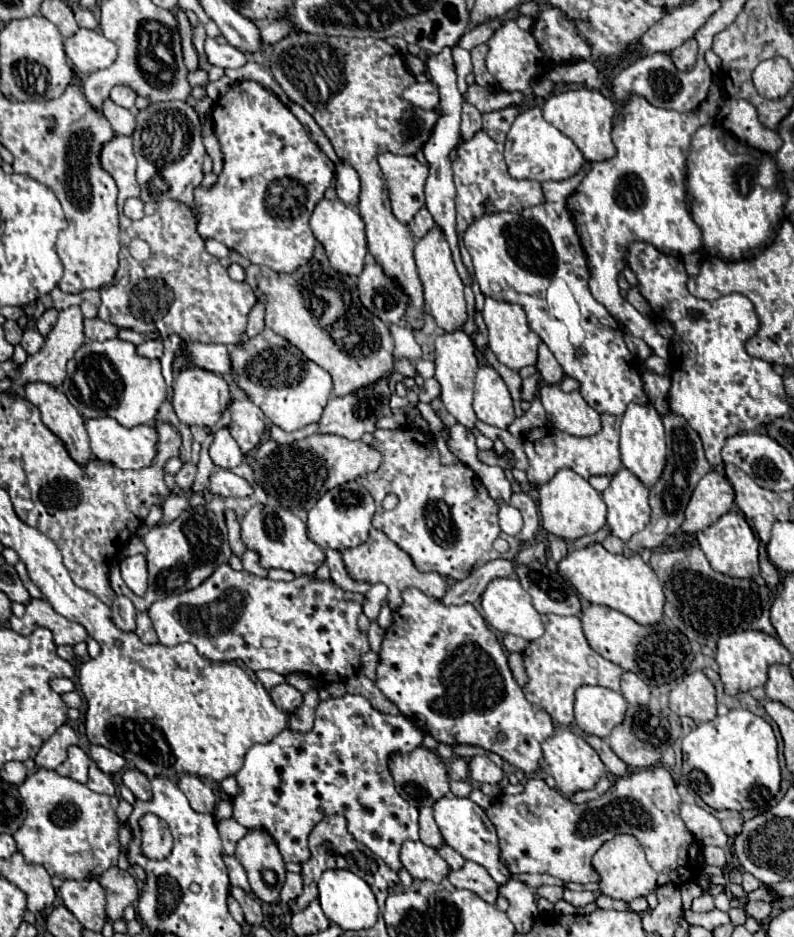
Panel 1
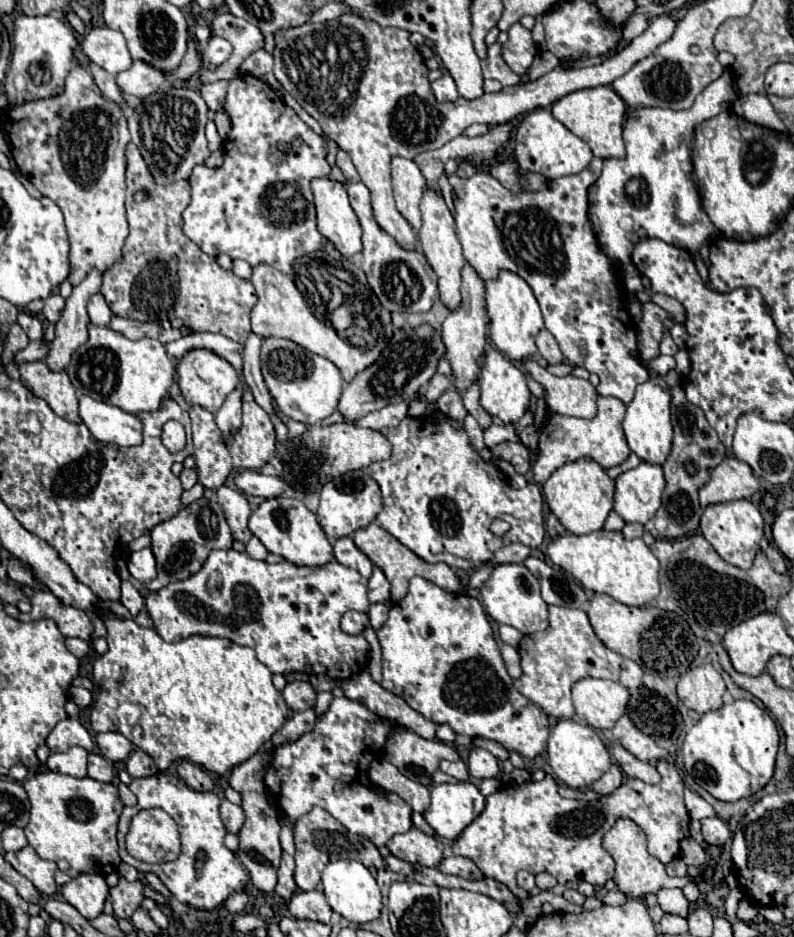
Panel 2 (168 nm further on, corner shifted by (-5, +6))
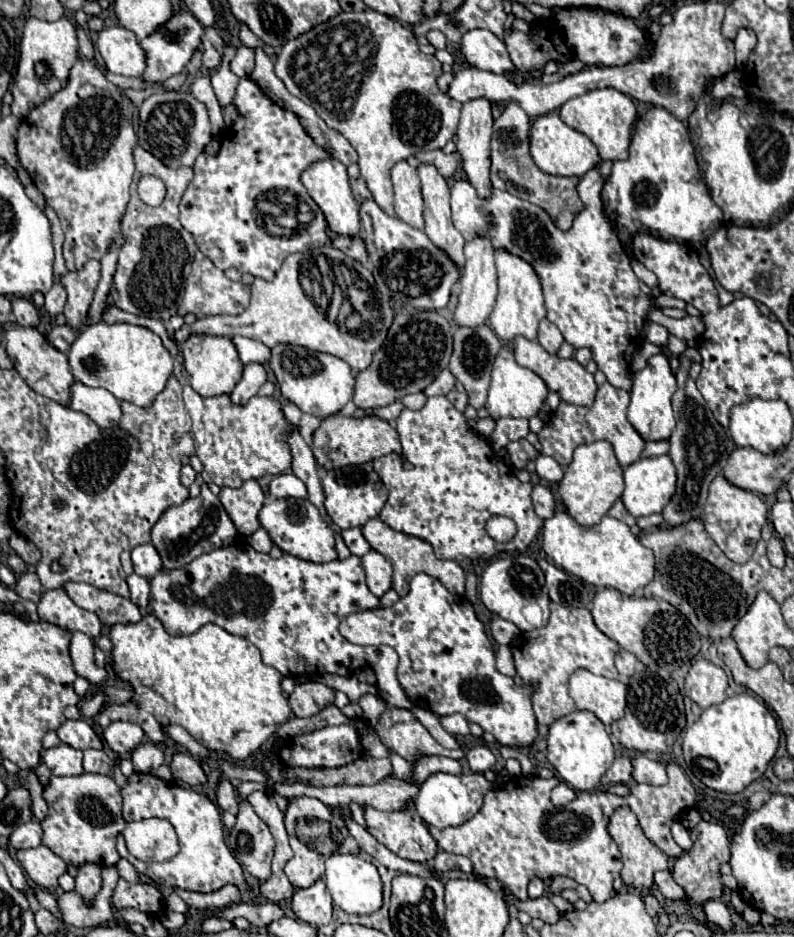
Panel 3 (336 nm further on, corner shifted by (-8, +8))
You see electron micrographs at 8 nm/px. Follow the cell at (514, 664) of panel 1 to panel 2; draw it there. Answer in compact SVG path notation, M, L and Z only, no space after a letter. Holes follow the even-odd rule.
M502 646L502 658L506 662L506 668L508 668L508 674L516 680L520 678L520 656L518 656L518 650L512 648L512 646Z

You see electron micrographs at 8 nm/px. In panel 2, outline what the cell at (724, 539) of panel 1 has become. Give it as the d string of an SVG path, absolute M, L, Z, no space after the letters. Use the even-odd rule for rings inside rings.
M736 500L728 504L716 504L708 506L700 520L700 532L702 536L712 544L712 548L718 552L722 560L726 560L732 566L738 568L750 568L754 562L754 556L758 552L758 544L764 536L764 518L758 512L758 508L748 500Z

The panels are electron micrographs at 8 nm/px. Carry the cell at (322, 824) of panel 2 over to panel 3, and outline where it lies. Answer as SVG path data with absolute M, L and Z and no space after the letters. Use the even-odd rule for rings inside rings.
M309 796L291 798L287 802L287 810L283 812L283 818L289 834L289 844L293 848L293 858L285 864L285 876L295 888L309 888L315 880L319 880L325 870L323 862L333 852L343 852L343 854L359 852L359 844L349 834L345 824L339 818L335 818L331 808L317 798L309 798Z

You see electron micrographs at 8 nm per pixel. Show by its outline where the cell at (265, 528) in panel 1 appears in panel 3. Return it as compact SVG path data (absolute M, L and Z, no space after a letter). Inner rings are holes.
M279 498L271 504L265 504L259 512L259 522L269 532L273 544L277 544L287 554L293 554L293 556L309 560L309 562L319 562L319 564L331 562L337 558L333 530L325 524L319 510L309 500Z

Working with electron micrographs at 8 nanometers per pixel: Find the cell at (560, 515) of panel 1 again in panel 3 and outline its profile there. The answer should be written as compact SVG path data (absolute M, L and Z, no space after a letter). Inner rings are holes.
M607 440L577 446L573 452L573 462L567 466L565 476L559 484L559 498L567 512L583 526L599 524L609 508L623 494L623 468L619 466L615 452Z

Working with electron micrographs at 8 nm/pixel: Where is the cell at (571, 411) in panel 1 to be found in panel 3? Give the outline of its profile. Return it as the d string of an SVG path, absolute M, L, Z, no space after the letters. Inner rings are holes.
M517 336L513 340L513 354L515 354L515 360L519 366L525 366L525 368L533 370L535 374L539 374L545 380L545 384L549 386L549 390L557 392L565 402L577 404L577 406L591 406L593 404L597 384L593 380L593 374L589 374L585 370L585 366L581 366L575 358L559 358L557 354L547 354L547 350L539 342L531 342L523 336Z

